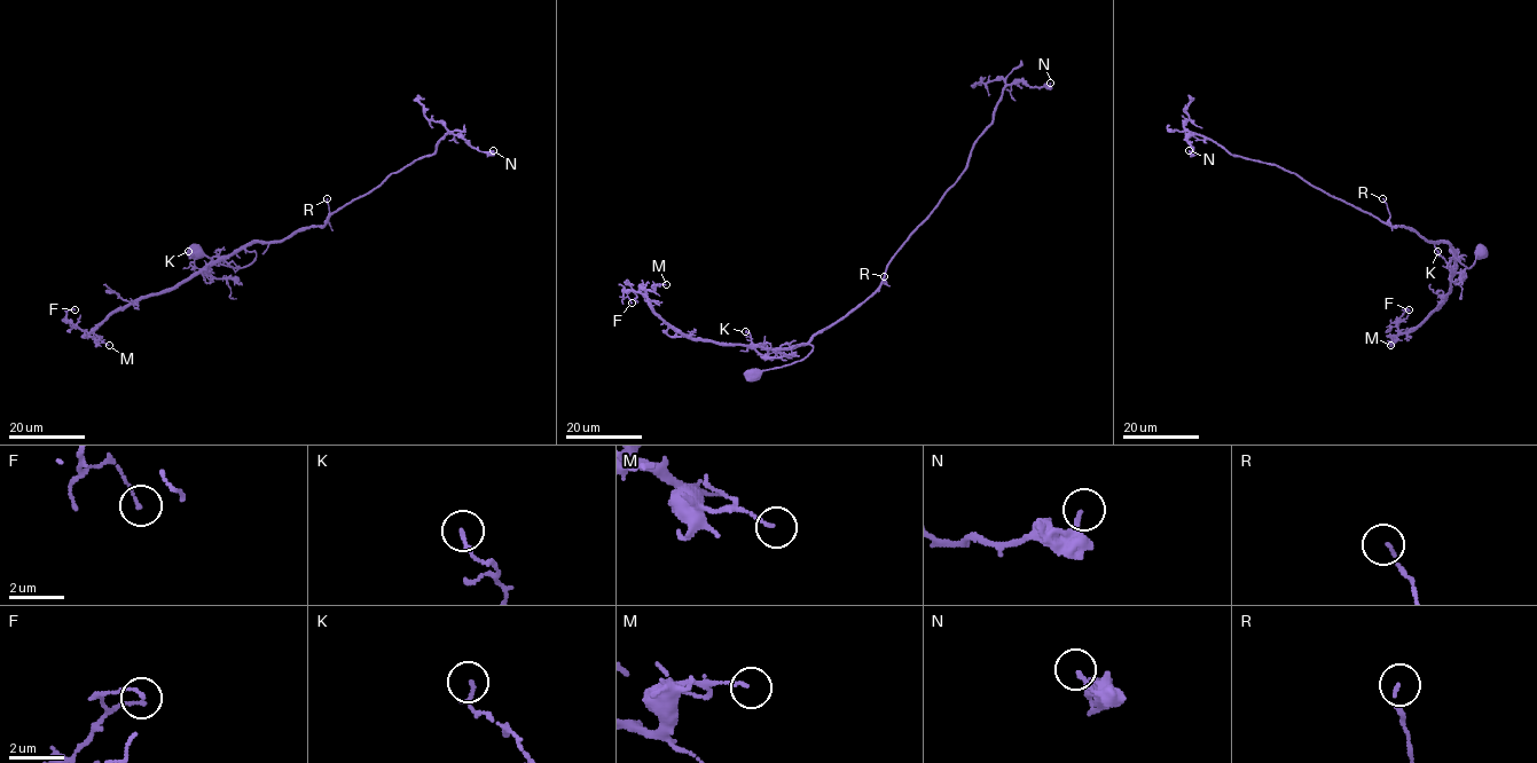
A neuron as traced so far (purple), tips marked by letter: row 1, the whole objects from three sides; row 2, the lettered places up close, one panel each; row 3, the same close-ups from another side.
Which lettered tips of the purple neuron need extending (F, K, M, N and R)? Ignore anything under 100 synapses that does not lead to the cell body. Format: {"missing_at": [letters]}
{"missing_at": []}

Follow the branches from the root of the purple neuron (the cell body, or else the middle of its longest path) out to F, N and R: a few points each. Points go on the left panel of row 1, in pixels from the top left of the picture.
F: (194, 250), (234, 268), (256, 257), (234, 250), (173, 286), (117, 308), (93, 331), (67, 319), (75, 309)
N: (194, 250), (245, 267), (256, 257), (248, 245), (322, 226), (391, 174), (432, 155), (448, 133), (493, 150)
R: (194, 250), (224, 265), (245, 267), (256, 257), (248, 245), (322, 226), (327, 198)

